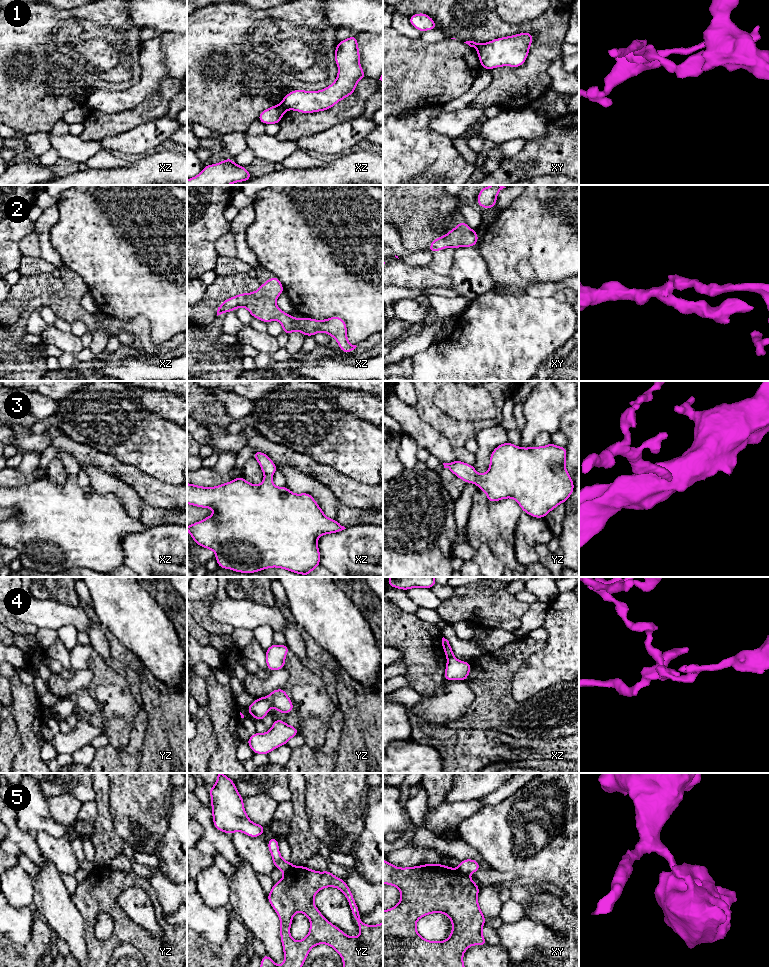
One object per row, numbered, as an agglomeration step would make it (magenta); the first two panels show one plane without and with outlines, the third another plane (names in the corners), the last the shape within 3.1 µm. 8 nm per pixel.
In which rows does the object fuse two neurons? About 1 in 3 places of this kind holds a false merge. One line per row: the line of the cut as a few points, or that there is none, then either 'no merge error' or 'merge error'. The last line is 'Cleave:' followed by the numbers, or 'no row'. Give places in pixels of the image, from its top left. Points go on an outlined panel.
1: cut xz (281, 103), (285, 110); merge error
2: cut none; no merge error
3: cut none; no merge error
4: cut yz (265, 697), (271, 705); merge error
5: cut xy (458, 868), (466, 874); merge error
Cleave: 1, 4, 5

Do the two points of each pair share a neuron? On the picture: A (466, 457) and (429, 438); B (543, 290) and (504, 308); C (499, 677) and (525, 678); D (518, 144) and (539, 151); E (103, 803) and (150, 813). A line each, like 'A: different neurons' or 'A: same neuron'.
A: different neurons
B: different neurons
C: different neurons
D: different neurons
E: different neurons

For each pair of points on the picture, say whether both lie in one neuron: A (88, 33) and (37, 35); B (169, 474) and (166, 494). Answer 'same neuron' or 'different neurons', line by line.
A: different neurons
B: different neurons

